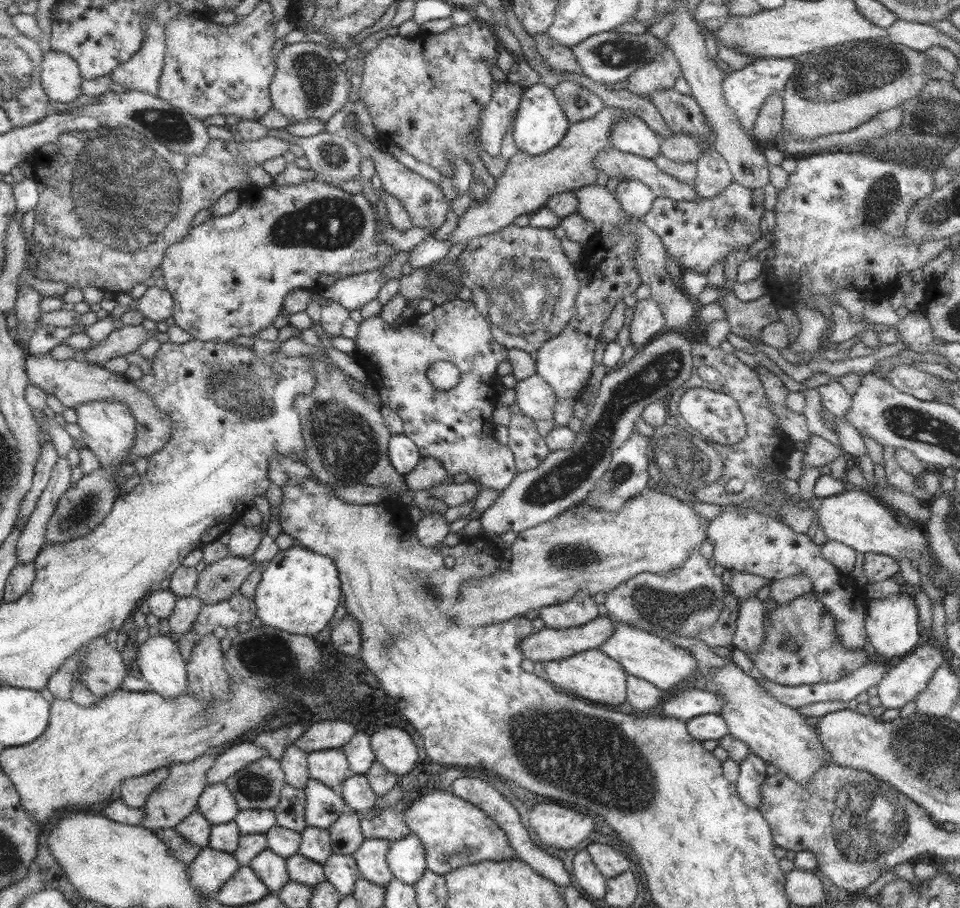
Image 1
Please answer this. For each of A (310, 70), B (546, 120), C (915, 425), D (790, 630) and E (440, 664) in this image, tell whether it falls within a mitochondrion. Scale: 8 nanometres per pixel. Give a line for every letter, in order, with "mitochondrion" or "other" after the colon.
A: mitochondrion
B: other
C: mitochondrion
D: mitochondrion
E: other

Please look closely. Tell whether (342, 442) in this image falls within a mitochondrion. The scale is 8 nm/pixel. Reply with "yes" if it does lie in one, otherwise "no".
yes

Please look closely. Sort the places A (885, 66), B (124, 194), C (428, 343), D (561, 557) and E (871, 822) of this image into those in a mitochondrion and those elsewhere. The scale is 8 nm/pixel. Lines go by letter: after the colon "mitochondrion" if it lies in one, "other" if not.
A: mitochondrion
B: mitochondrion
C: other
D: mitochondrion
E: mitochondrion

